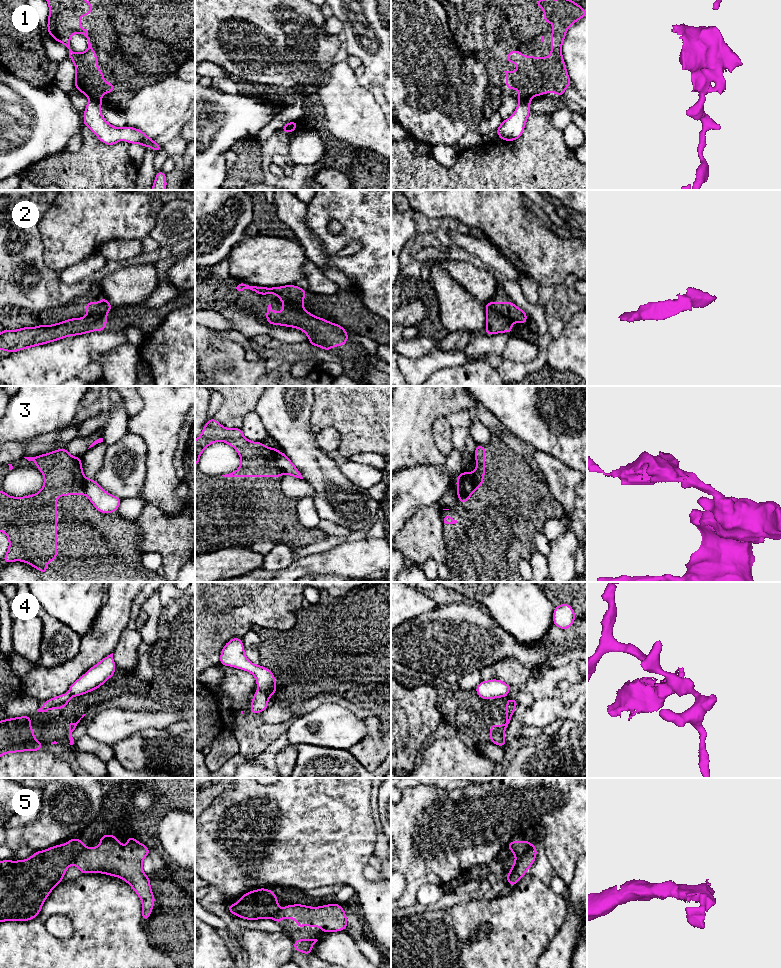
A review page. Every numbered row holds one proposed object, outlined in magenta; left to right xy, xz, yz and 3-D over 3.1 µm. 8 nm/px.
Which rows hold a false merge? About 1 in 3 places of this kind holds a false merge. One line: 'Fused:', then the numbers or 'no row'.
Fused: 1, 2, 3, 4, 5

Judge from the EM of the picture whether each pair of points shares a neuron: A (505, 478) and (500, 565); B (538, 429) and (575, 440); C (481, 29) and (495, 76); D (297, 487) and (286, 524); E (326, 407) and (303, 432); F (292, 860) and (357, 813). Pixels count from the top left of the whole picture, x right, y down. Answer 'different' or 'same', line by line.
A: same
B: same
C: same
D: different
E: different
F: same

